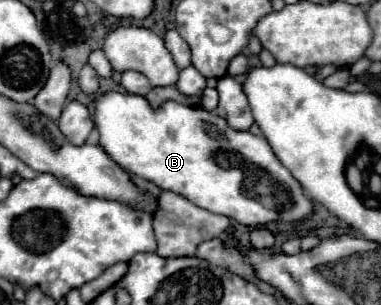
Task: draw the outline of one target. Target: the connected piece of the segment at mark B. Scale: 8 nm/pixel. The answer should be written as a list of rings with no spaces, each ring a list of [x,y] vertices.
[[[111,91],[97,99],[95,127],[109,157],[125,171],[153,181],[163,191],[173,191],[197,207],[231,217],[241,225],[261,227],[271,221],[295,223],[311,217],[315,211],[313,201],[303,193],[299,181],[293,179],[293,175],[279,163],[265,137],[255,137],[249,131],[235,131],[225,123],[223,117],[213,115],[201,107],[187,107],[175,101],[167,101],[163,107],[153,109],[141,95]]]

